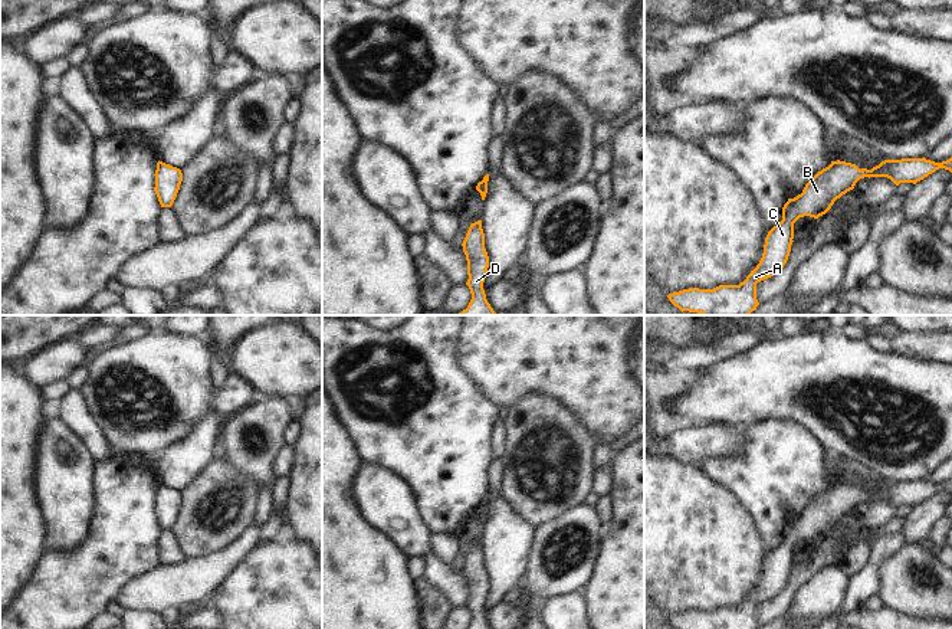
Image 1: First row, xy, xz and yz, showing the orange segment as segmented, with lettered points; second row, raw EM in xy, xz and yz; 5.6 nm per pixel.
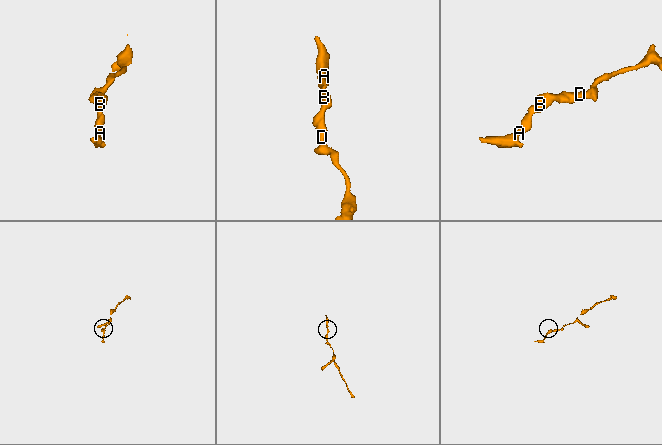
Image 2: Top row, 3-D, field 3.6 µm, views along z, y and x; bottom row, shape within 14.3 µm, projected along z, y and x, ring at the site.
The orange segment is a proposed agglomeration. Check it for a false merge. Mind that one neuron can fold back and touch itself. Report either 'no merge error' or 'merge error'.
no merge error

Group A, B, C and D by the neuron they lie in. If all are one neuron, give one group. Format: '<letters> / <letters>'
A B C D

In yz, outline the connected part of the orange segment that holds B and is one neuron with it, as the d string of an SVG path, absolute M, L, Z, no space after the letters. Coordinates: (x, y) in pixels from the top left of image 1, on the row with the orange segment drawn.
M952 157L942 163L923 158L884 160L871 170L846 161L831 161L804 187L802 193L782 207L782 220L774 226L764 245L764 253L754 271L739 285L719 285L713 289L689 288L669 294L669 301L682 312L702 315L749 315L759 305L756 284L778 273L788 261L794 239L794 223L804 216L818 219L834 202L864 177L887 177L896 186L923 180L939 168L952 173Z

